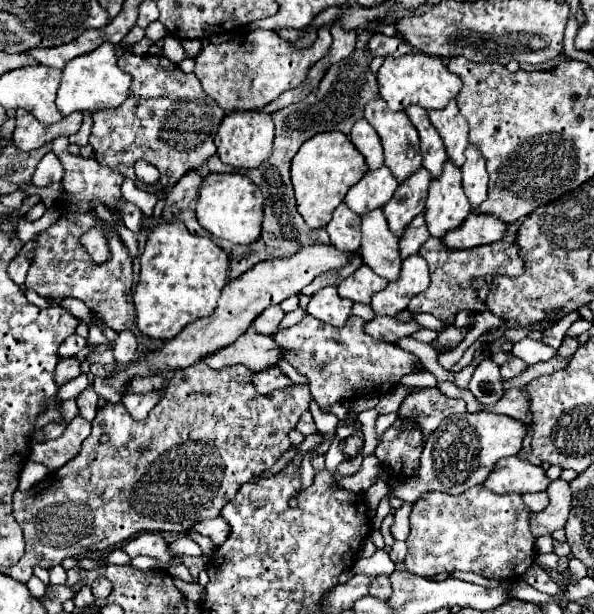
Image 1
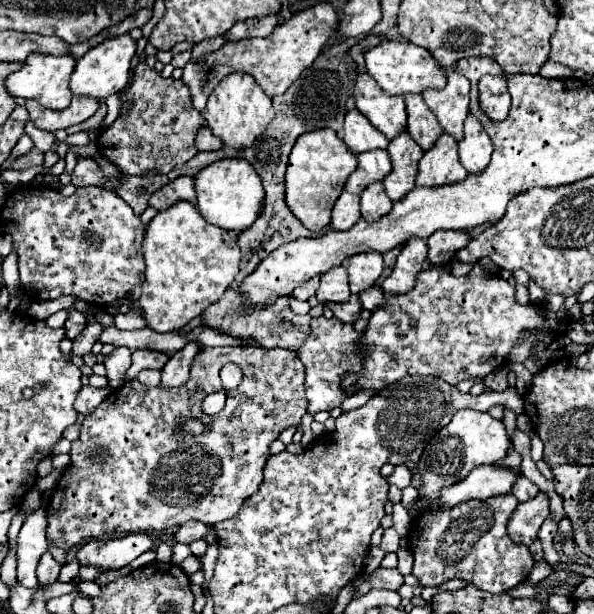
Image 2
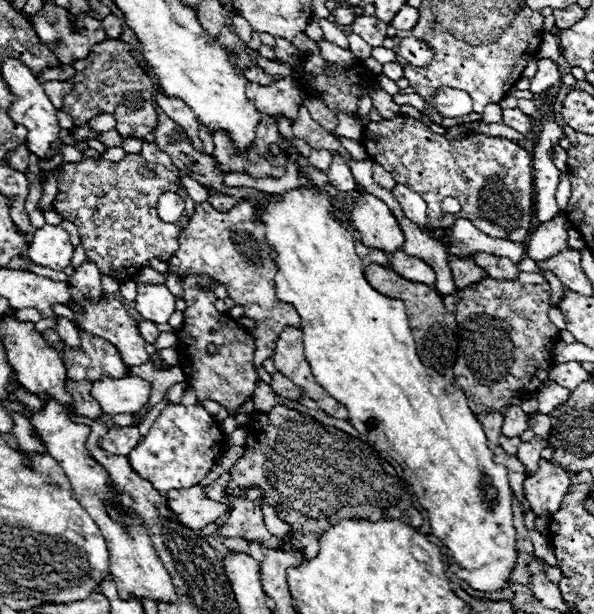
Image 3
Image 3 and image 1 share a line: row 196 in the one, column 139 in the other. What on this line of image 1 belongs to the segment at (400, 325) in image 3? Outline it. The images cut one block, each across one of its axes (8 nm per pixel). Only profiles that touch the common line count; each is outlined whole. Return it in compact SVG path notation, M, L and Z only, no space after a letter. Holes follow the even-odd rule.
M180 222L158 224L140 256L140 280L134 288L136 324L144 336L172 340L180 330L214 312L220 290L228 282L228 256L206 236L190 236Z

